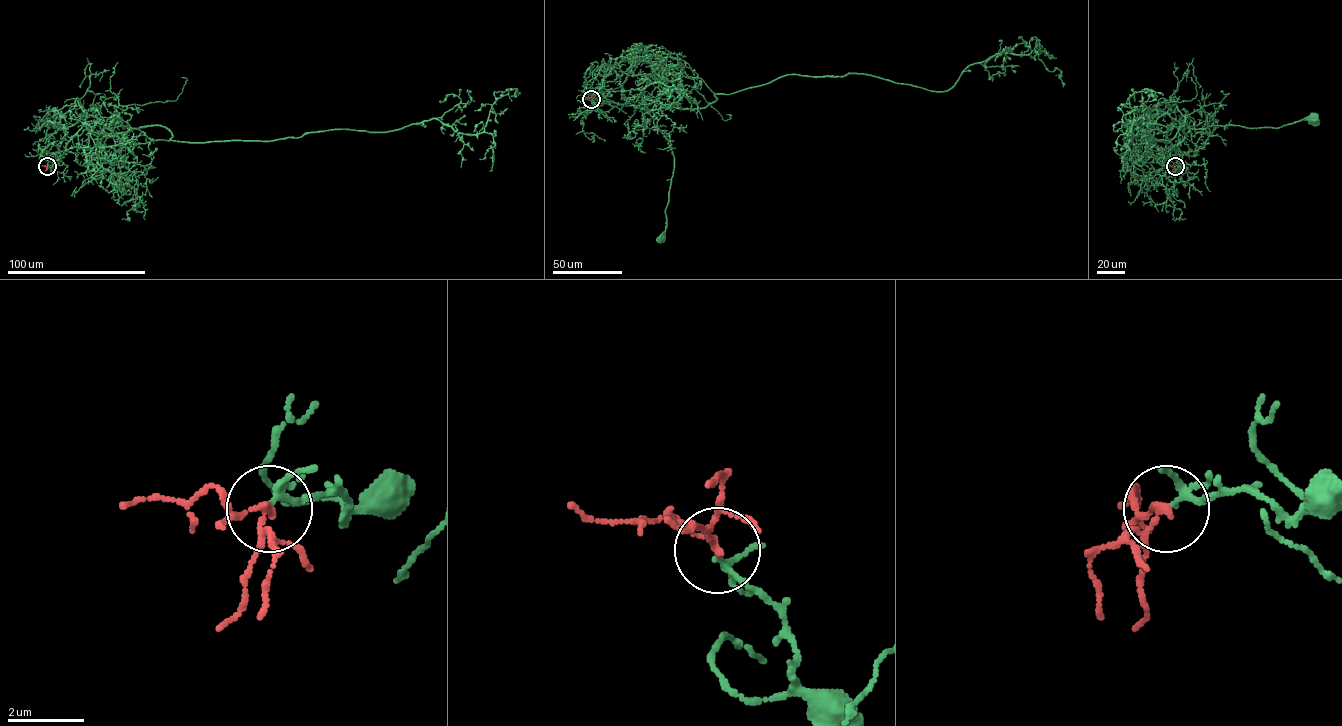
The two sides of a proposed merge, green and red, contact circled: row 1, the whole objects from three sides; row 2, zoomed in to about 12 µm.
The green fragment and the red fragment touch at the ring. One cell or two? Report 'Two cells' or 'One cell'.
One cell

